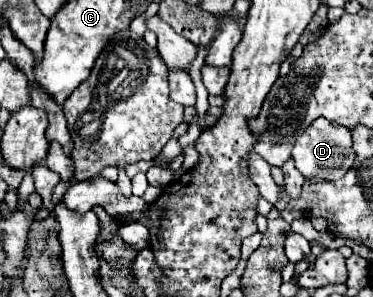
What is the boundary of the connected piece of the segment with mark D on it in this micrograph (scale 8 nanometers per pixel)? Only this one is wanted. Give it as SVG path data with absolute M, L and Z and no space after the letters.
M316 119L308 125L308 129L296 139L296 145L292 149L292 159L298 167L298 171L306 179L340 179L348 167L352 167L354 151L352 151L352 139L350 129L344 125L338 125L328 119Z

